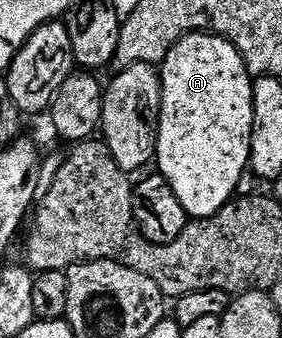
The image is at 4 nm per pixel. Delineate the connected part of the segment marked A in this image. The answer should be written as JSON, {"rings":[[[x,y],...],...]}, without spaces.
{"rings":[[[187,34],[161,64],[163,103],[159,117],[159,143],[155,149],[157,170],[173,188],[188,219],[211,218],[236,197],[239,181],[249,170],[253,132],[253,76],[228,38],[217,34]]]}

